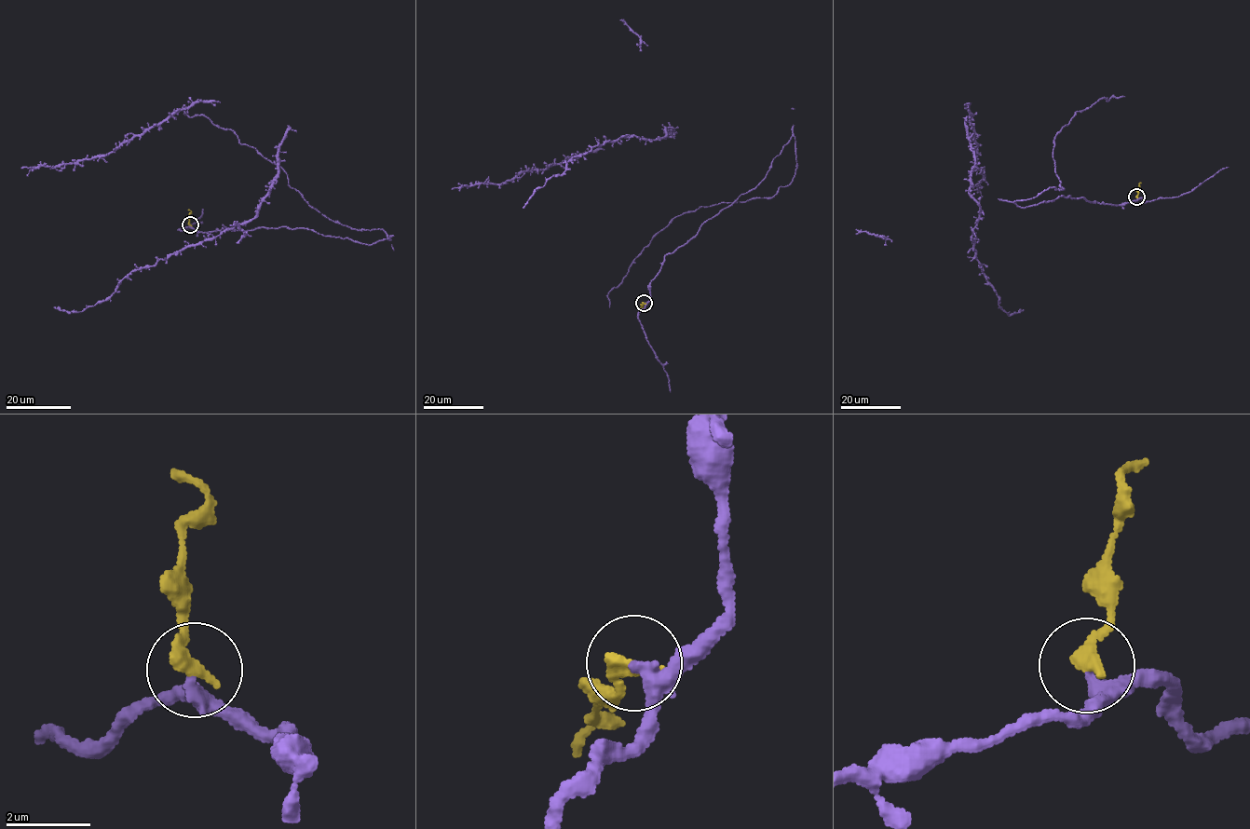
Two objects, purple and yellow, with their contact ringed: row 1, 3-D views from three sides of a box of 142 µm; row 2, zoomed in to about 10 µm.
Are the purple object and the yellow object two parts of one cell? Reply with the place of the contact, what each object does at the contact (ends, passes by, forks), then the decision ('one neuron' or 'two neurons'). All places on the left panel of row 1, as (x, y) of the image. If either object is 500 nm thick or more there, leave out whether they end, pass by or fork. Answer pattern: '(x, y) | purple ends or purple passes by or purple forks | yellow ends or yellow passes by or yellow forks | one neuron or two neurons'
(190, 224) | purple passes by | yellow ends | two neurons

